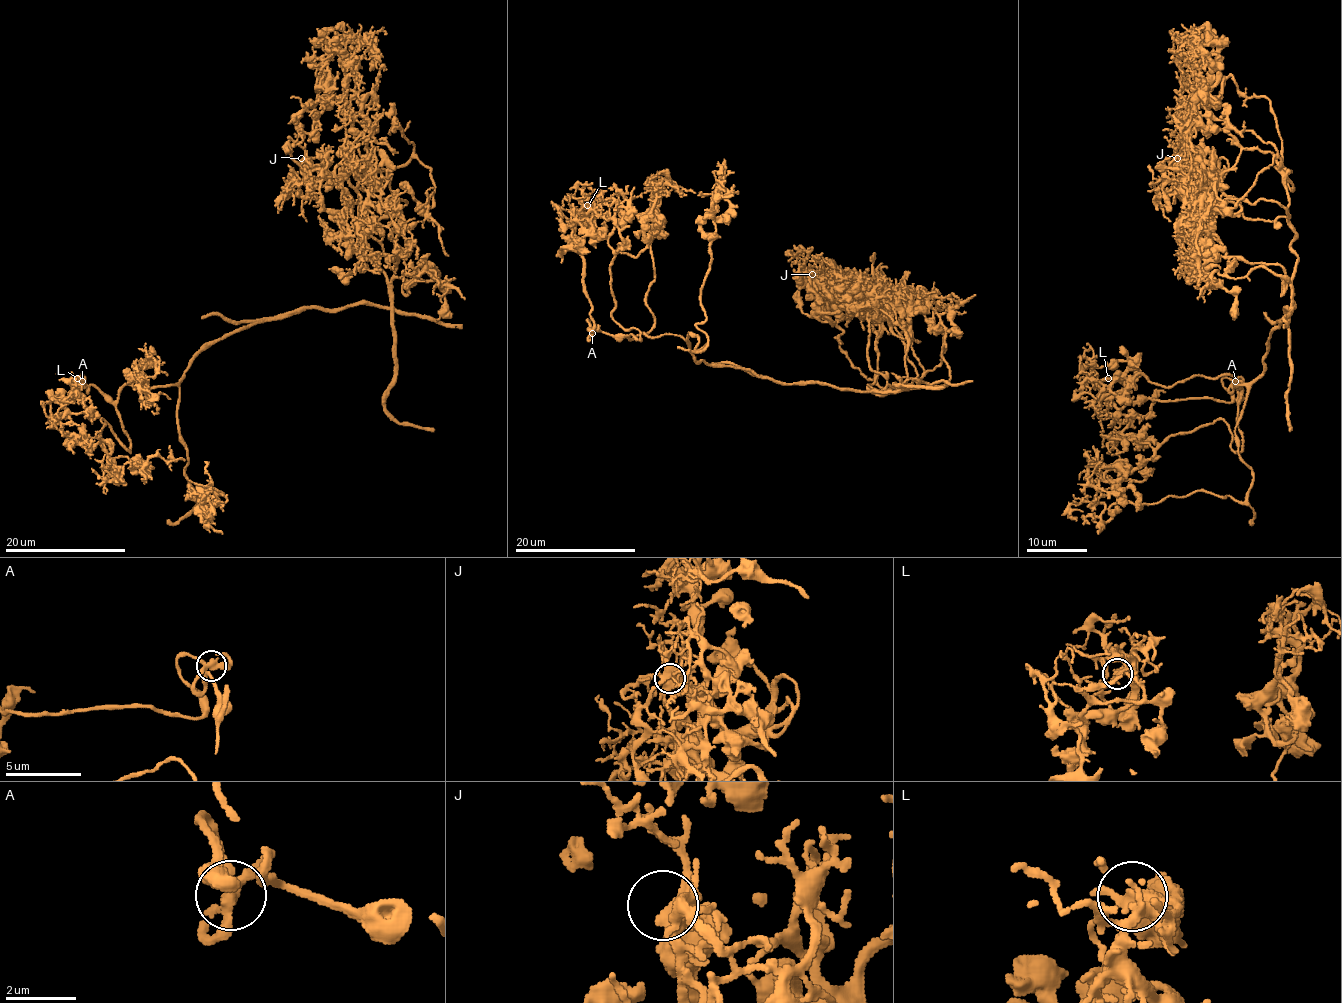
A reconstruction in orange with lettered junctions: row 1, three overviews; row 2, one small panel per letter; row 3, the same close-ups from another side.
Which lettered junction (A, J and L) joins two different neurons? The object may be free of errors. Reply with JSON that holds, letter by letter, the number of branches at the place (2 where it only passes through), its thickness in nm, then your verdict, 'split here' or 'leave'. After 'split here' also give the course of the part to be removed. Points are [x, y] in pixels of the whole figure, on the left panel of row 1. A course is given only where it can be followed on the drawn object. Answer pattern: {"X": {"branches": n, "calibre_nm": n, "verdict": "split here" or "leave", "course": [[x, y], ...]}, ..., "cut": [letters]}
{"A": {"branches": 3, "calibre_nm": 320, "verdict": "leave"}, "J": {"branches": 3, "calibre_nm": 360, "verdict": "leave"}, "L": {"branches": 3, "calibre_nm": 320, "verdict": "leave"}, "cut": []}

